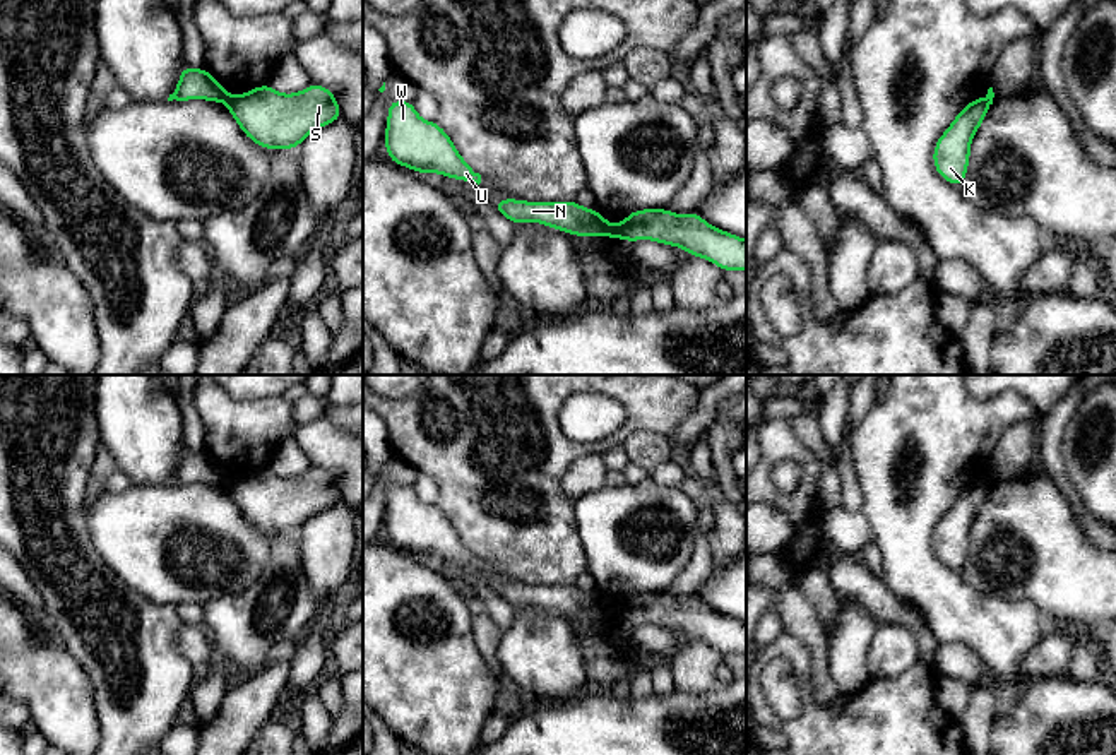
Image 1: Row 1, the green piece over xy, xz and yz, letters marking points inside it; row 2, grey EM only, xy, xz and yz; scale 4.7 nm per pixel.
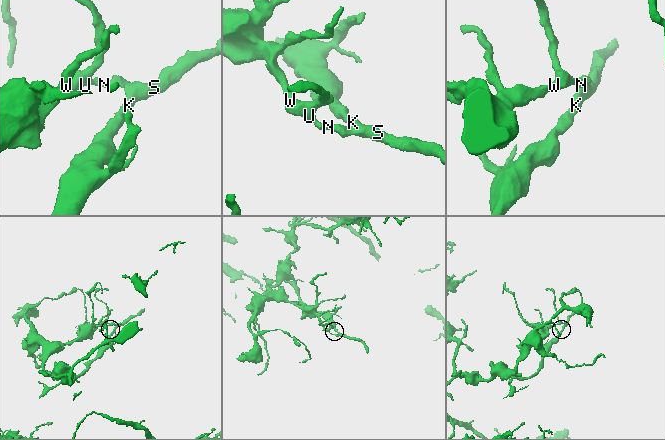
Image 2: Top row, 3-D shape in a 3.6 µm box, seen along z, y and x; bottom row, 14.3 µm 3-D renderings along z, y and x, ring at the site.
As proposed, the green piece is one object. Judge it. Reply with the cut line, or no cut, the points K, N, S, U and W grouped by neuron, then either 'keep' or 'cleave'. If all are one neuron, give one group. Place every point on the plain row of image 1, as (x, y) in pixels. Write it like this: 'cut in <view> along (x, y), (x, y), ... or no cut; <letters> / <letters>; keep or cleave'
cut in xz along (617, 610), (620, 620); K S / N U W; cleave

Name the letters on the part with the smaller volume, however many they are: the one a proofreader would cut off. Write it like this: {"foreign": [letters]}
{"foreign": ["K", "S"]}

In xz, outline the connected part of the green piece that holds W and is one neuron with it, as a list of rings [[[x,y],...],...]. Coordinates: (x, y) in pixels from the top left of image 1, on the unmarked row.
[[[413,485],[389,486],[383,529],[392,546],[416,556],[481,567],[481,558],[464,544],[448,517],[436,505],[423,503]]]

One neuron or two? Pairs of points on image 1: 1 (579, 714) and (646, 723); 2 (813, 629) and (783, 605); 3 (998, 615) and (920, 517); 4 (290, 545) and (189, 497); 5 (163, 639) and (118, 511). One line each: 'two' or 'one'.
1: one
2: one
3: one
4: two
5: two

